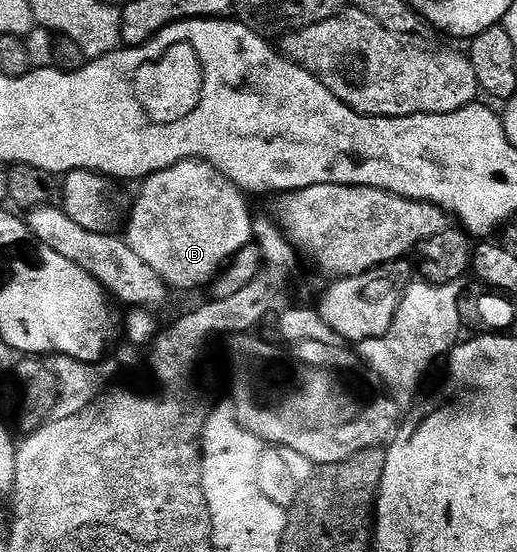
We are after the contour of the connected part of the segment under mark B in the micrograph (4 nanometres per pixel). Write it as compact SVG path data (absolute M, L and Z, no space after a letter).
M181 159L170 167L150 175L140 184L140 187L141 196L138 197L137 204L133 207L133 216L129 219L129 235L127 234L127 242L129 248L132 249L142 261L147 261L147 265L151 265L151 269L155 269L157 276L170 288L176 289L176 287L178 287L181 291L193 291L196 287L203 286L204 283L216 277L217 270L219 270L232 255L237 255L245 246L250 246L253 237L252 227L254 218L252 213L249 213L249 203L245 200L248 199L246 192L234 185L223 172L212 167L210 163L206 163L204 159Z

